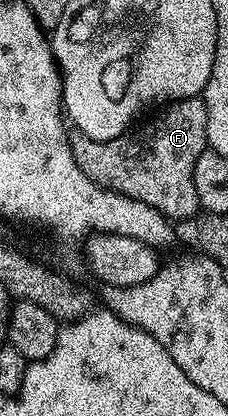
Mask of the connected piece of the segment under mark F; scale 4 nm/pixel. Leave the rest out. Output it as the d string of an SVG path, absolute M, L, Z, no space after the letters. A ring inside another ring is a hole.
M196 97L181 98L179 102L169 103L163 110L166 111L155 122L150 122L143 128L142 138L123 136L101 142L74 132L69 135L70 150L74 153L76 164L96 184L109 190L115 190L118 194L128 196L132 200L140 200L144 204L156 208L171 220L190 217L193 219L200 210L194 173L196 172L196 160L200 160L200 156L208 148L206 140L208 108L201 97Z

